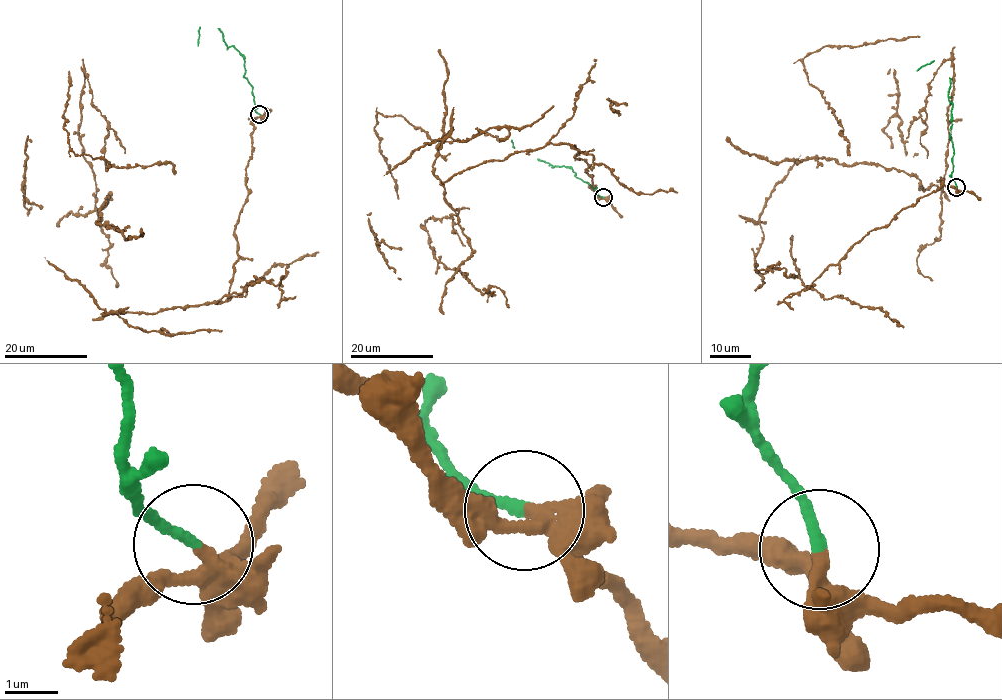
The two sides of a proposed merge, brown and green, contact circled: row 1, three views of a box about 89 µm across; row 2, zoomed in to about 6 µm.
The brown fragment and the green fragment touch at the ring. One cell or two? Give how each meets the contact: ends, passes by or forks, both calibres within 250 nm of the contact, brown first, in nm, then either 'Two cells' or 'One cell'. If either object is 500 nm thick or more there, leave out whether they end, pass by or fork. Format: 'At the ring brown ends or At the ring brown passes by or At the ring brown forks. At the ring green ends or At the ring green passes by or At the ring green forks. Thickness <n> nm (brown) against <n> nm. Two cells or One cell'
At the ring brown passes by. At the ring green ends. Thickness 240 nm (brown) against 190 nm. Two cells

